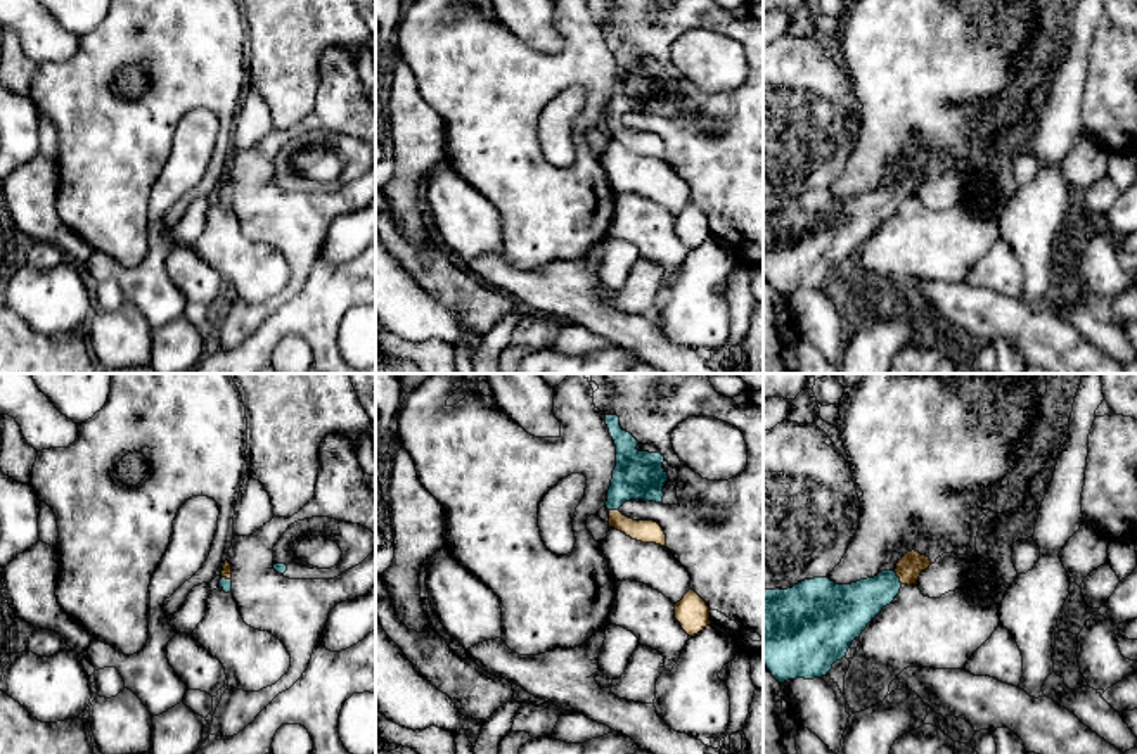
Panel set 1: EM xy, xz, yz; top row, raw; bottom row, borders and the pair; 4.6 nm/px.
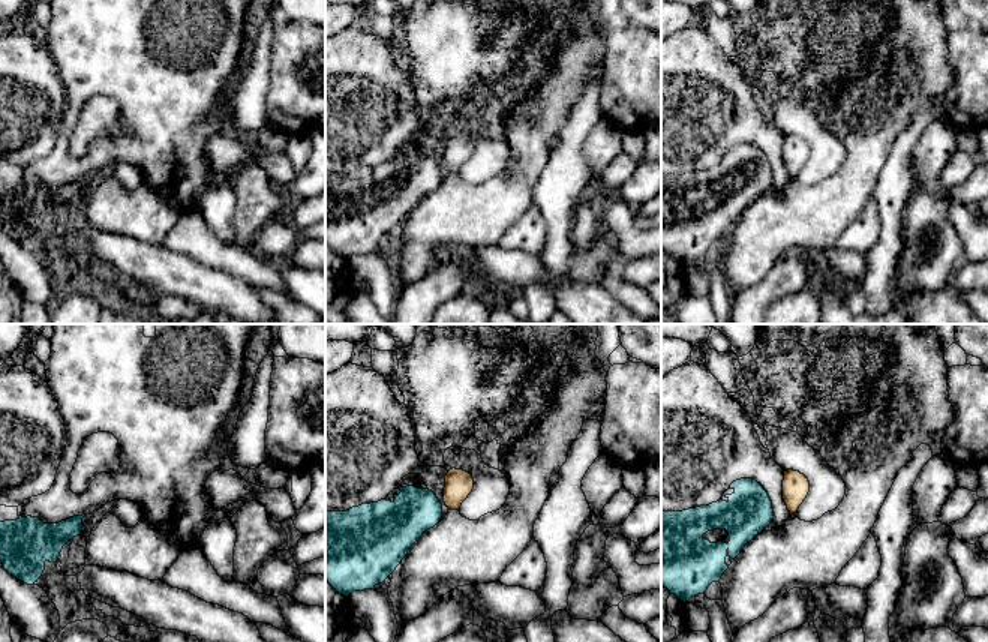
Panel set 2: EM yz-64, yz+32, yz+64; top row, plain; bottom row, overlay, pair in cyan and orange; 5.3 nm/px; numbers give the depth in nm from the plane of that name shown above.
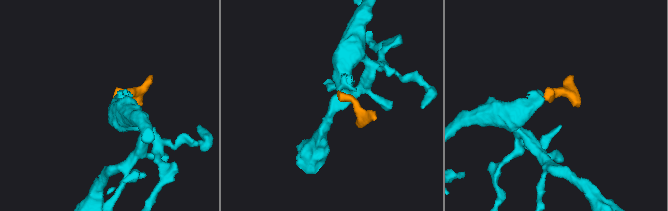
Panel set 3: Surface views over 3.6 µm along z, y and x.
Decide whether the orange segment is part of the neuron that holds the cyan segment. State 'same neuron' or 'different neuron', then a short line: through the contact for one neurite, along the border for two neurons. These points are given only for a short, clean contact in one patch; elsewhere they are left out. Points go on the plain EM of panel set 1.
same neuron; line yz (854, 218), (899, 191), (909, 180)

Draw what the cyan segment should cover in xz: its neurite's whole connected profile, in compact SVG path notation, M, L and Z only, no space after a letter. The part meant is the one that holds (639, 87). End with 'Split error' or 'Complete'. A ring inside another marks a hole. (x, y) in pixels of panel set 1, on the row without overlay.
M606 28L606 38L616 59L616 80L607 102L609 140L632 152L666 159L666 147L654 133L633 133L620 125L630 112L678 118L673 93L678 83L670 80L656 59L639 55L623 43L618 28Z. Split error

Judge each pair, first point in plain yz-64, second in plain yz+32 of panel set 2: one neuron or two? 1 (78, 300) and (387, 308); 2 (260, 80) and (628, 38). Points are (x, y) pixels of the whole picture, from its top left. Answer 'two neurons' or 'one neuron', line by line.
1: two neurons
2: two neurons

